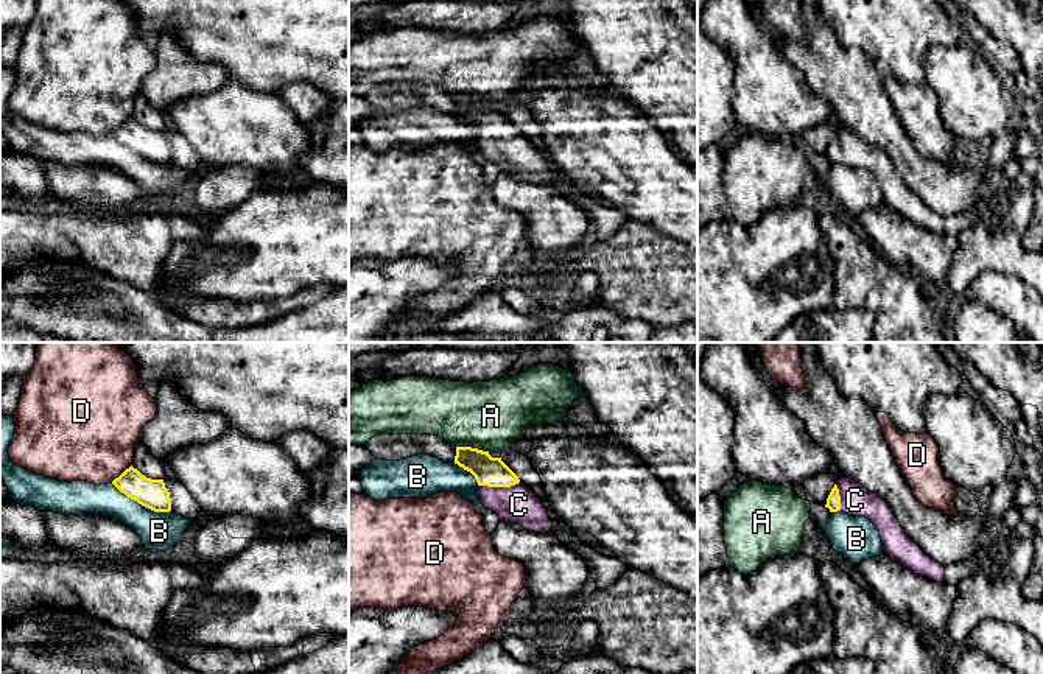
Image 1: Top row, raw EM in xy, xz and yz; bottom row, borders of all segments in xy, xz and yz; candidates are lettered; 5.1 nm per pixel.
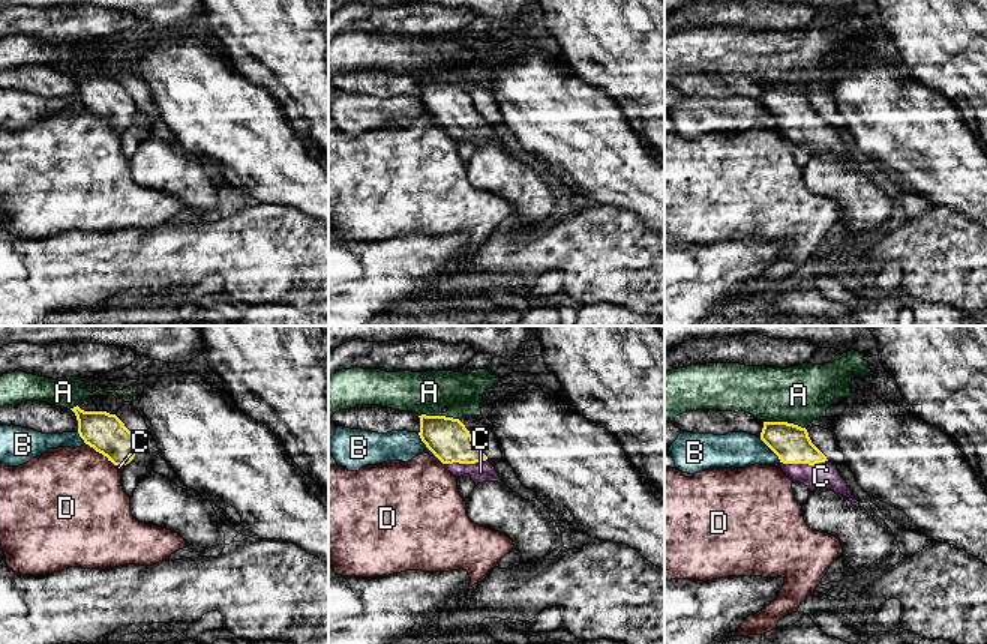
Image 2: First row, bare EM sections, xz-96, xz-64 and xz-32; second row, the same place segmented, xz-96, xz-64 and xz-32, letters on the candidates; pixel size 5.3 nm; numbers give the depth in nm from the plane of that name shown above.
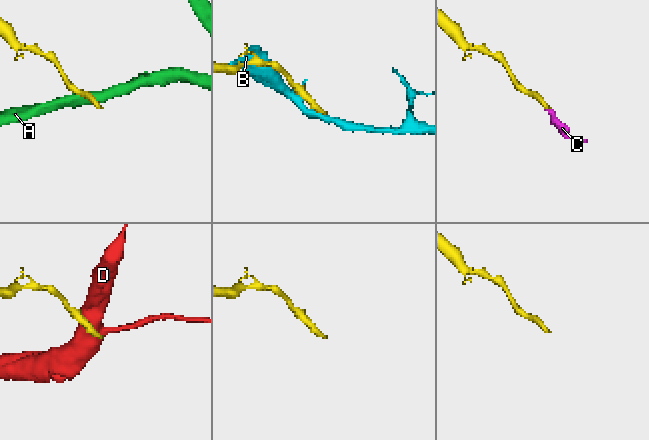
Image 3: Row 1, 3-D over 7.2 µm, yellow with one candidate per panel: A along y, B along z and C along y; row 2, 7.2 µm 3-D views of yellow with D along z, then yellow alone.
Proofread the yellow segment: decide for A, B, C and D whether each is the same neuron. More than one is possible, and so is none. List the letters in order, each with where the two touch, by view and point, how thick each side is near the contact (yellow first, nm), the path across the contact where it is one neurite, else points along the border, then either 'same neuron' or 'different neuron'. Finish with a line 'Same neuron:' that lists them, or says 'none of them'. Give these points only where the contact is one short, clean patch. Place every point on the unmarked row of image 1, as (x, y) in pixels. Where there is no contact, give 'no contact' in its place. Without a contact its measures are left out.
A: meets yellow in xz at (474, 100); 160 nm thick on the yellow side, 360 nm on the other; different neuron
B: meets yellow in xy at (140, 154); 150 nm thick on the yellow side, 190 nm on the other; different neuron
C: meets yellow in xz at (498, 137); 160 nm thick on the yellow side, 200 nm on the other; runs through xz (492, 123), (498, 137), (519, 156); same neuron
D: meets yellow in xy at (122, 125); 150 nm thick on the yellow side, 460 nm on the other; different neuron
Same neuron: C

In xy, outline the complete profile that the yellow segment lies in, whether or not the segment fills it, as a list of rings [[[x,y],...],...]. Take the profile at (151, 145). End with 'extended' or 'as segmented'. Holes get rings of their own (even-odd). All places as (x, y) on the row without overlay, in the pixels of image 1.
[[[132,117],[126,120],[112,135],[128,149],[154,163],[170,163],[171,149],[163,131],[151,131]]] | as segmented

